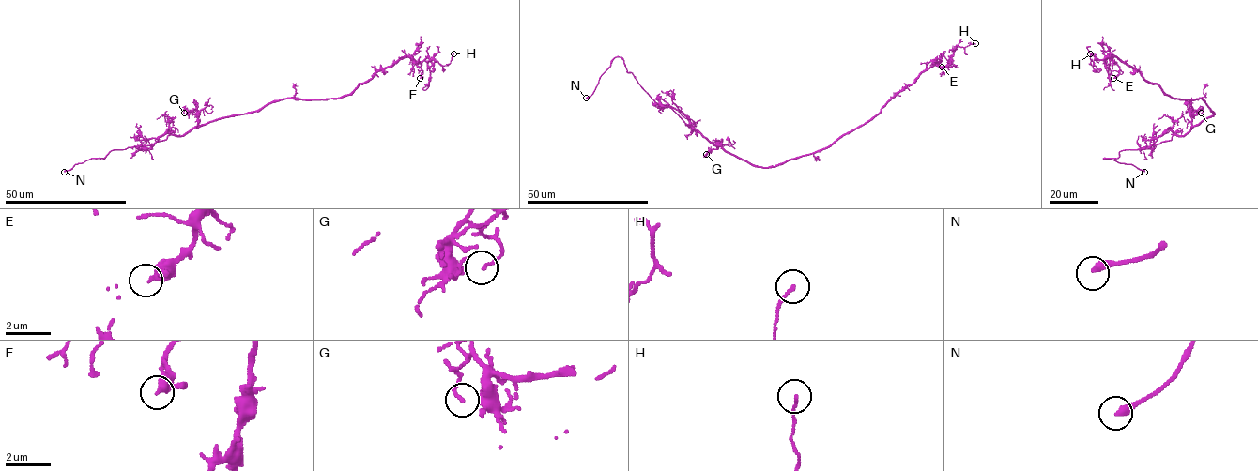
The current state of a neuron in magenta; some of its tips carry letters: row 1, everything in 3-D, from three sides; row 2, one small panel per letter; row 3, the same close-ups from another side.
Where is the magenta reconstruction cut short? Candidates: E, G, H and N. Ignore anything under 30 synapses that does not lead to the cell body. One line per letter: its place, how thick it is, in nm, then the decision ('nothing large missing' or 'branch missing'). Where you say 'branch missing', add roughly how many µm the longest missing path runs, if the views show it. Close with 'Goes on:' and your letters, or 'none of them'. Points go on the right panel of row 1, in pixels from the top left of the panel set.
E: (1113, 78) | 340 nm | nothing large missing
G: (1201, 113) | 120 nm | nothing large missing
H: (1090, 53) | 140 nm | nothing large missing
N: (1144, 172) | 320 nm | branch missing | 3 µm
Goes on: N

